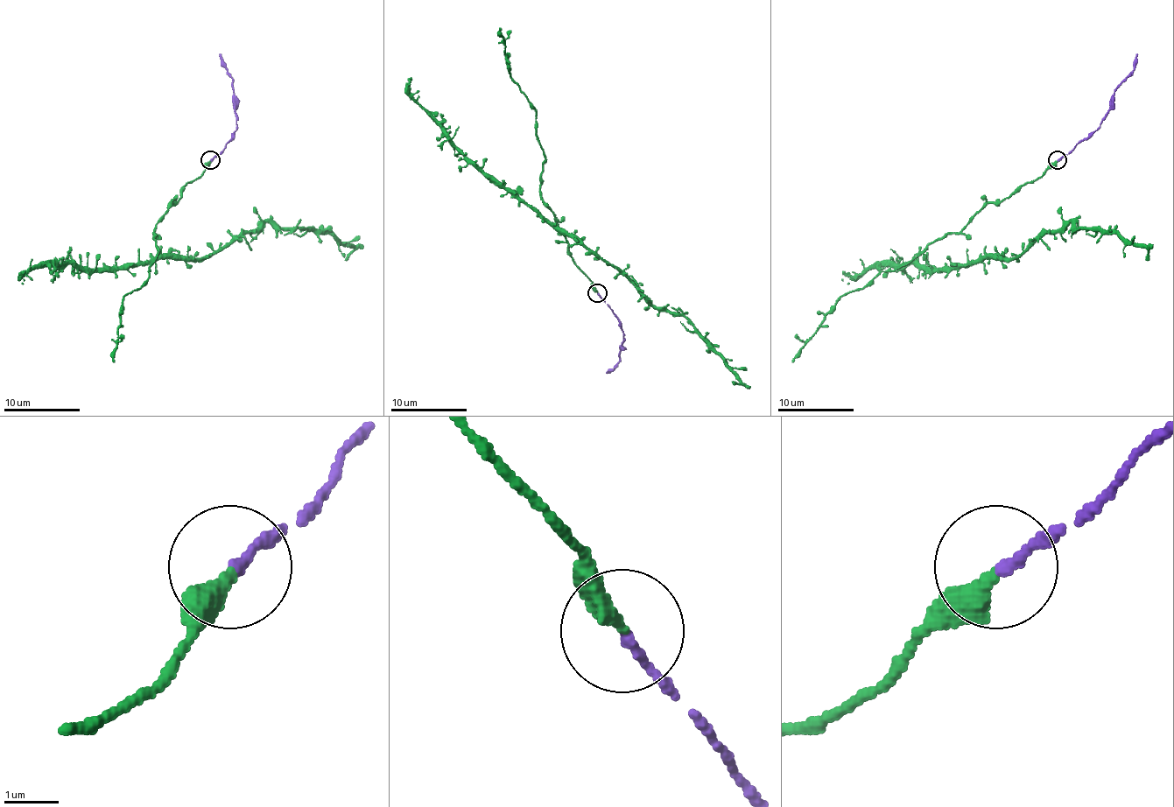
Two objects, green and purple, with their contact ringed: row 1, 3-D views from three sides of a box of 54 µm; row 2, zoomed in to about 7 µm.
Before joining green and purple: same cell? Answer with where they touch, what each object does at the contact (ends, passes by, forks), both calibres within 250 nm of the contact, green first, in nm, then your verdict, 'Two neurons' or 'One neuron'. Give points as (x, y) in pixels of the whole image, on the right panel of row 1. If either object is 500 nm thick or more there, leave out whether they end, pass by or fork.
Place: (1057, 160). At the ring green ends. At the ring purple ends. Thickness 320 nm (green) against 170 nm. One neuron

